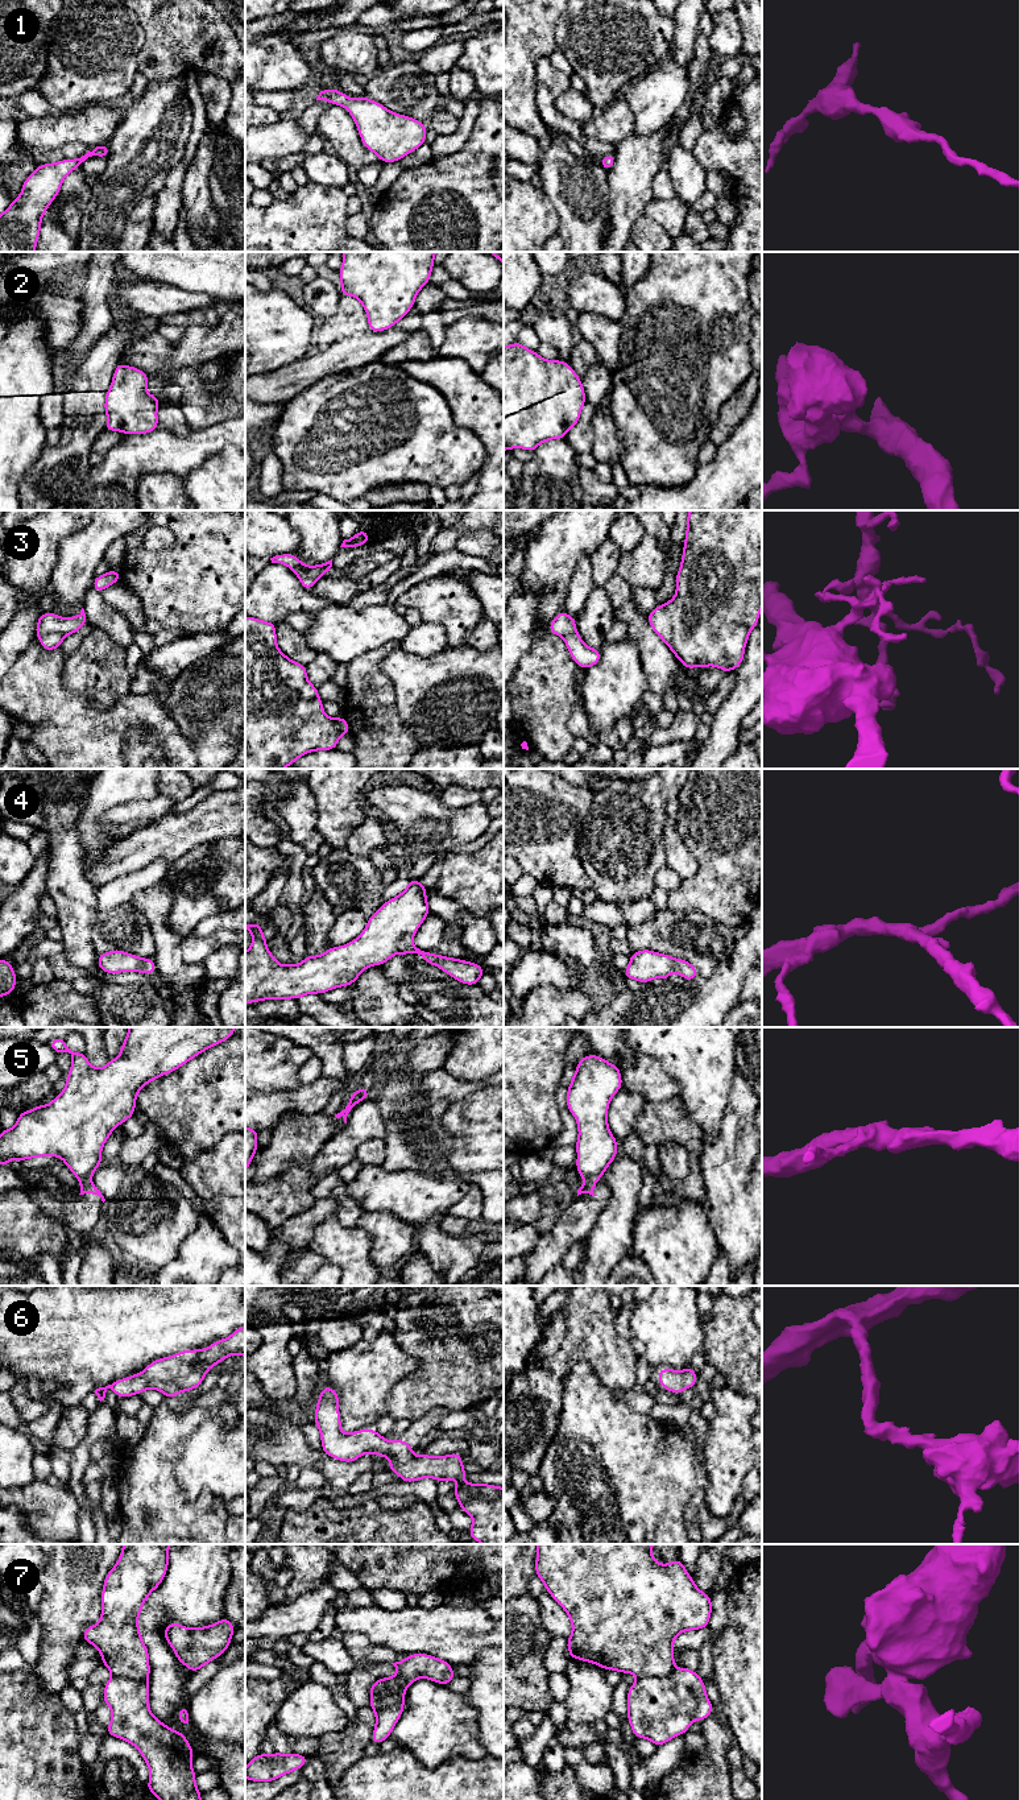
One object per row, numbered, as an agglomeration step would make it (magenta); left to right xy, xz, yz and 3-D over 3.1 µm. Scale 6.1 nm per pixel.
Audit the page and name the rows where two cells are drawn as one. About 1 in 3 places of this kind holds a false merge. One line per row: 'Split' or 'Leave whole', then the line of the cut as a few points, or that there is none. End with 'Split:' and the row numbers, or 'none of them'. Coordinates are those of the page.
1: Leave whole. No split
2: Leave whole. No split
3: Split. Split along xy (63, 634), (50, 632), (37, 637)
4: Leave whole. No split
5: Split. Split along yz (585, 1180), (593, 1182)
6: Leave whole. No split
7: Split. Split along yz (674, 1668), (663, 1676), (641, 1676), (638, 1679)
Split: 3, 5, 7

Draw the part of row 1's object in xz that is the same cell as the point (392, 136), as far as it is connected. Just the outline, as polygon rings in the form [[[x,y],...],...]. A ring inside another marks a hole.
[[[322,88],[316,100],[327,100],[348,109],[363,145],[376,153],[382,164],[398,162],[426,142],[422,121],[389,111],[366,95],[349,99],[340,90]]]

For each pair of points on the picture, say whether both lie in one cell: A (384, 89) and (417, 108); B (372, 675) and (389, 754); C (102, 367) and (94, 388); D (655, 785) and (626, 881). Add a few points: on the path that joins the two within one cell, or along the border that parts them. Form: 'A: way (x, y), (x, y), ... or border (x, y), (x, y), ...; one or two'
A: way (392, 91), (400, 91), (409, 100); one
B: way (372, 695), (372, 715), (380, 735); one
C: way (96, 372), (94, 383); one
D: way (637, 809), (628, 824), (628, 857); one

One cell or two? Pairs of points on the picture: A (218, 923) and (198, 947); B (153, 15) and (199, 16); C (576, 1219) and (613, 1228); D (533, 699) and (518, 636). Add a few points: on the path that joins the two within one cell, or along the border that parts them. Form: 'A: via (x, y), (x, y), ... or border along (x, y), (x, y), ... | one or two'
A: border along (231, 930), (216, 930), (207, 935), (193, 934) | two
B: via (165, 15), (187, 16) | one
C: border along (609, 1196), (591, 1233), (585, 1238) | two
D: border along (545, 634), (522, 657), (517, 667) | two

